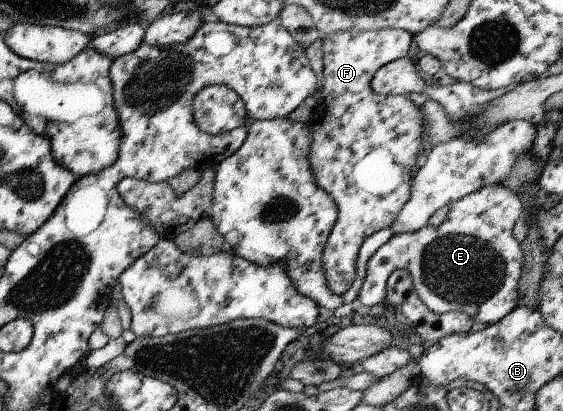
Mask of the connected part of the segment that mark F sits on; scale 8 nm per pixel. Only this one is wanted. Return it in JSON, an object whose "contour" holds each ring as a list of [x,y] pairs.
{"contour":[[[388,28],[323,35],[323,87],[314,117],[308,122],[313,138],[309,160],[316,186],[333,196],[339,210],[323,254],[328,286],[339,295],[346,292],[355,279],[355,264],[362,243],[371,234],[390,227],[410,198],[412,168],[420,156],[423,126],[426,128],[422,109],[406,95],[376,94],[371,80],[380,67],[407,56],[413,37],[408,31]]]}

